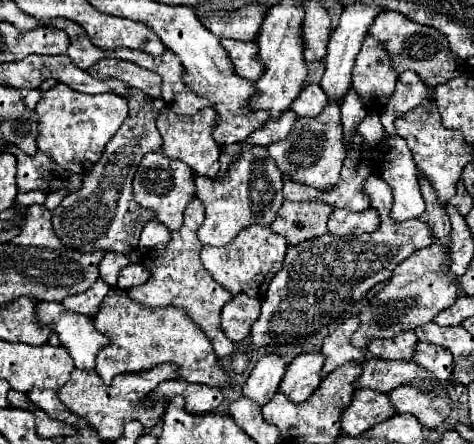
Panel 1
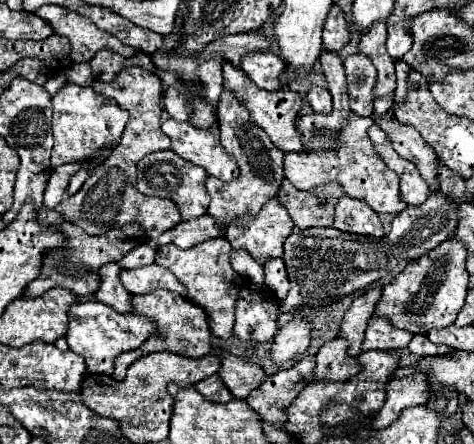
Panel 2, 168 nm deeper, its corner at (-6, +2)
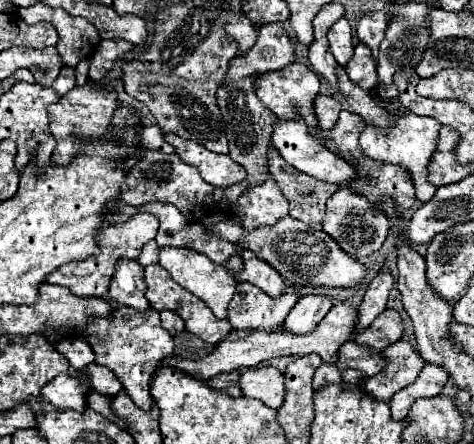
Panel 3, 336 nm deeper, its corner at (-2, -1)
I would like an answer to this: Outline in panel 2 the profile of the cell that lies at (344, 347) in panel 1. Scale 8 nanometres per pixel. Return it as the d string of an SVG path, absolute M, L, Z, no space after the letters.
M374 288L374 290L368 290L366 294L362 294L360 298L356 298L340 322L338 336L348 340L350 356L358 356L362 352L364 332L366 332L366 326L368 326L368 320L372 316L374 308L376 308L376 302L380 298L380 292L382 292L382 288Z

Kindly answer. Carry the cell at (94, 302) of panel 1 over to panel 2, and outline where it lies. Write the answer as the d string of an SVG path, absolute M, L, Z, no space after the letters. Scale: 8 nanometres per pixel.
M116 262L102 266L100 286L98 286L98 292L94 292L94 300L110 306L116 312L130 312L130 308L132 308L130 292L124 290L124 286L120 282L120 272L122 272L122 268L118 268Z

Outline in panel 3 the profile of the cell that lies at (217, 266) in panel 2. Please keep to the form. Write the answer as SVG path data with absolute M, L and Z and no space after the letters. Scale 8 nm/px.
M174 247L160 249L160 265L172 275L176 283L180 283L184 289L194 293L196 297L200 297L218 319L226 317L226 307L236 293L236 281L224 267L212 263L206 255L200 255L192 249L174 249Z

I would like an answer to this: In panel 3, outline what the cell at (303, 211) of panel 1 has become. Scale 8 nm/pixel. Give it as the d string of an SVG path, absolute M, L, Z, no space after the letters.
M268 145L268 169L290 201L290 215L304 221L312 229L322 229L326 201L332 197L338 185L298 173L280 157L274 145Z

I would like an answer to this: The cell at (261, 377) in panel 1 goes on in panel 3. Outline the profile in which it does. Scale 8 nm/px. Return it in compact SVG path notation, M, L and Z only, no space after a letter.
M308 291L298 299L294 309L286 317L284 329L292 331L292 333L308 333L308 331L312 331L318 325L318 321L330 311L332 305L334 305L332 297L328 297L324 293Z

